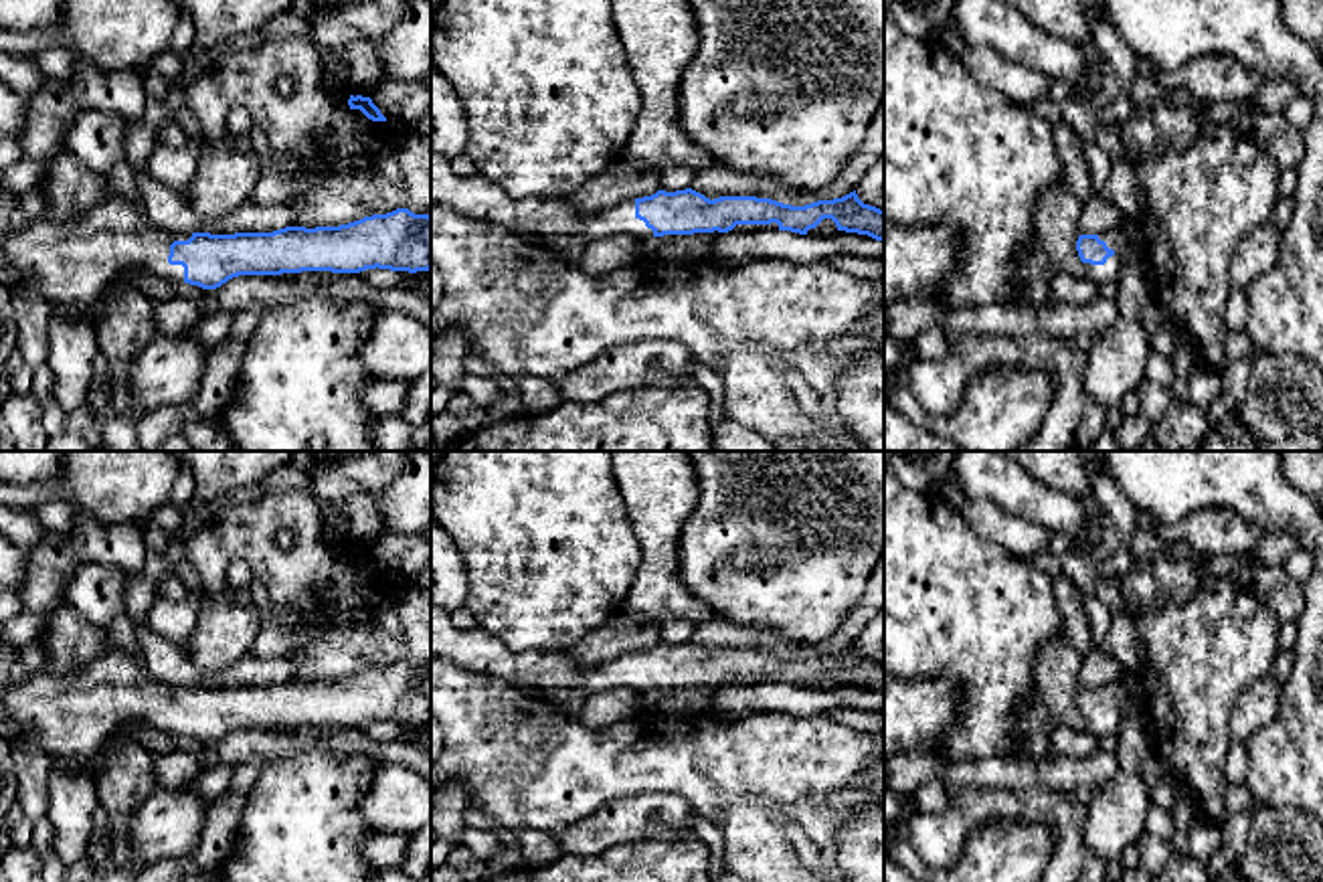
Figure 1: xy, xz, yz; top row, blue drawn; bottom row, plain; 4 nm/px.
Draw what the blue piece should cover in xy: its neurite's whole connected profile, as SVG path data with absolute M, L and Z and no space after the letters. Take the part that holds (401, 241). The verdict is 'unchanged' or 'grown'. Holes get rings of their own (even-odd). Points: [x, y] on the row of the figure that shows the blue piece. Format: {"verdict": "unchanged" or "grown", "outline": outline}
{"verdict": "grown", "outline": "M107 196L87 214L63 220L30 220L2 239L18 285L38 291L51 305L87 310L125 271L152 273L174 283L216 289L239 275L281 275L301 271L360 273L366 269L429 271L431 216L396 208L340 227L285 227L273 233L166 233L148 223L123 196Z"}

